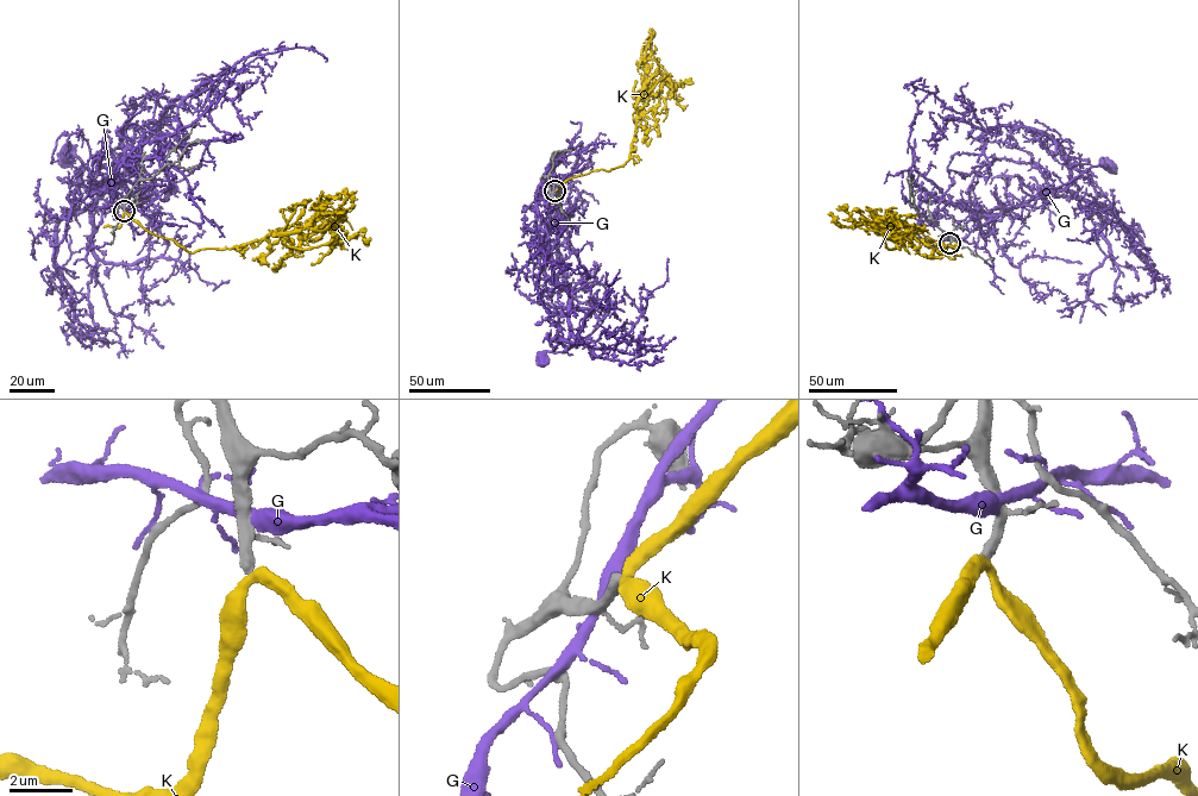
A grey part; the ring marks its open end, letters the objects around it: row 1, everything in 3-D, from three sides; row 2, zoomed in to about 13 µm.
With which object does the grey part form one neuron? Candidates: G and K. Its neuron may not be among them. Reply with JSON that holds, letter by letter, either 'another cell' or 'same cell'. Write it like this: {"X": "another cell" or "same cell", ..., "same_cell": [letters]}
{"G": "another cell", "K": "another cell", "same_cell": []}

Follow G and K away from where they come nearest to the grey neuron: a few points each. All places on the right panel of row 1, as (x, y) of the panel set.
G: (951, 239), (966, 236), (982, 214), (1048, 190), (1055, 196), (1054, 188), (1092, 167), (1111, 173), (1106, 164)
K: (951, 243), (945, 254), (954, 258), (952, 246), (892, 239), (875, 225), (883, 218), (928, 230)

